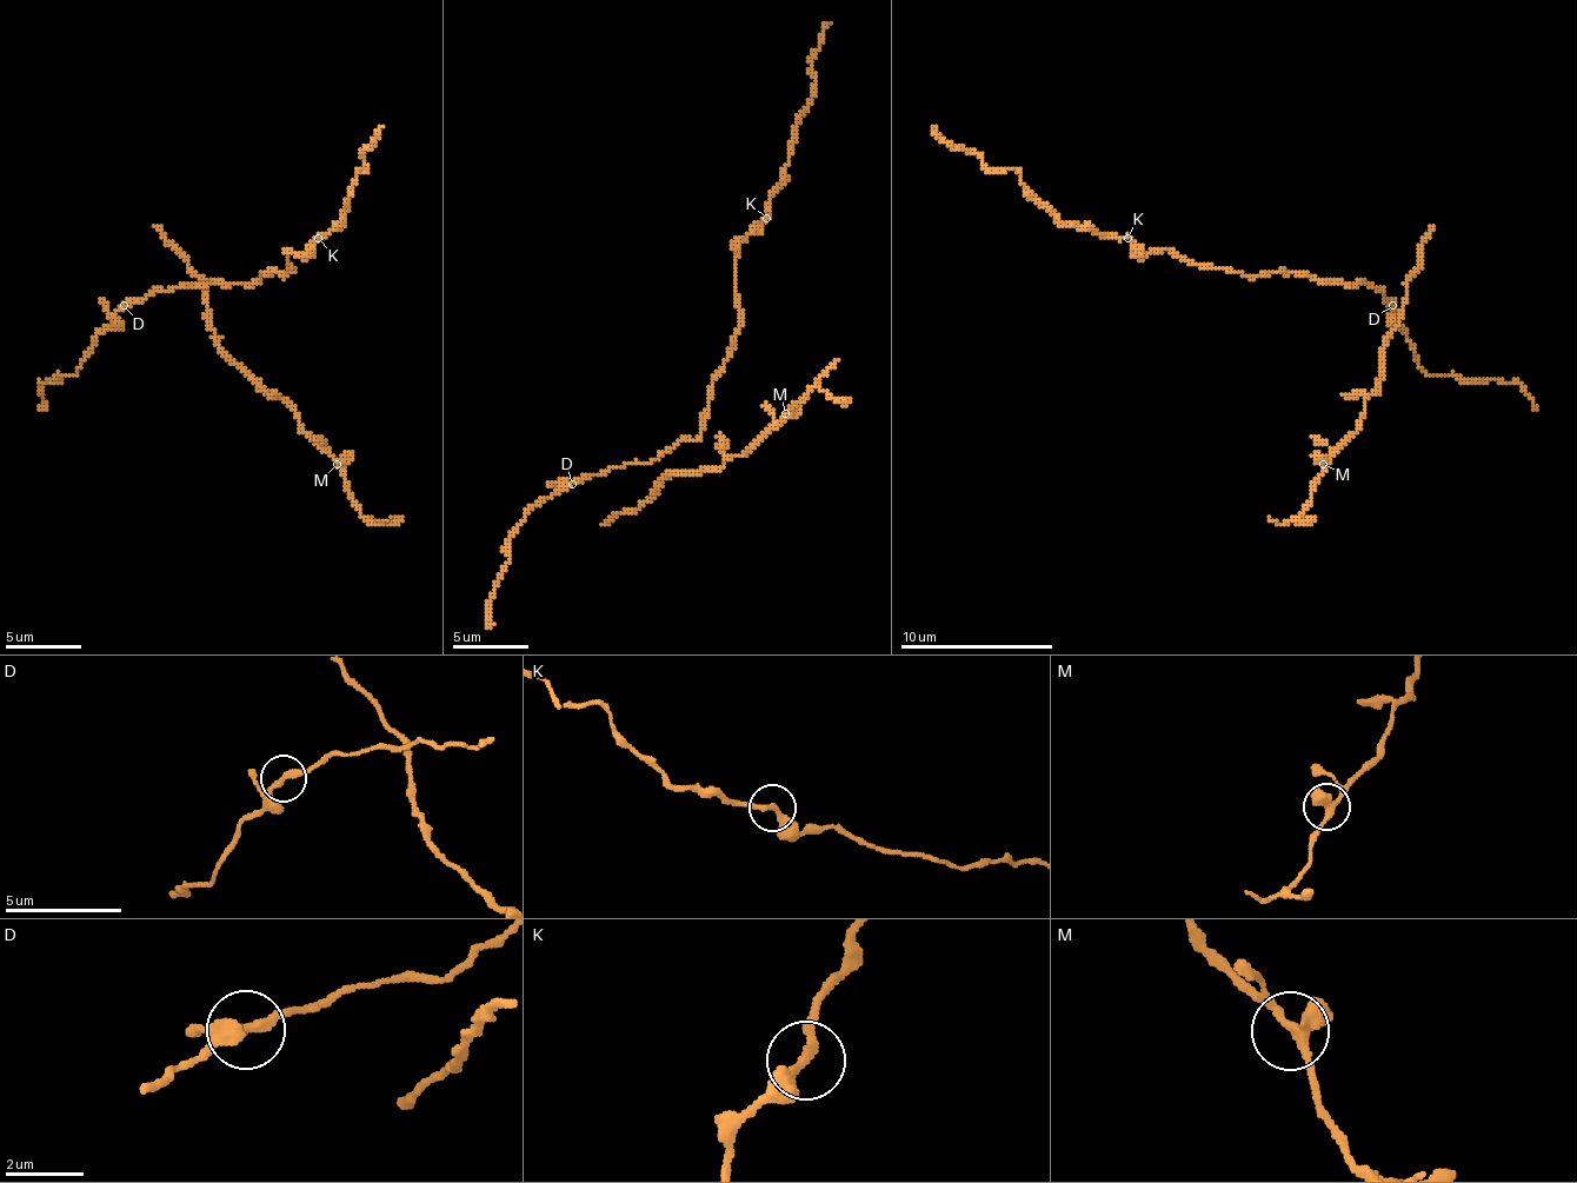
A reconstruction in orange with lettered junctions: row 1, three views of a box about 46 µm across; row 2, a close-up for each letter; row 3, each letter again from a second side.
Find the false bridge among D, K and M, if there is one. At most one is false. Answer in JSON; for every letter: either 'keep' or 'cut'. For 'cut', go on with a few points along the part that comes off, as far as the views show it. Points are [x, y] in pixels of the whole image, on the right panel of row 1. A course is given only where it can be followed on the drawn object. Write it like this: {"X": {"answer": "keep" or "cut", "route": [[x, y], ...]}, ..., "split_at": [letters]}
{"D": {"answer": "cut", "route": [[1391, 306], [1415, 360], [1430, 376], [1518, 383], [1537, 410]]}, "K": {"answer": "keep"}, "M": {"answer": "keep"}, "split_at": ["D"]}

